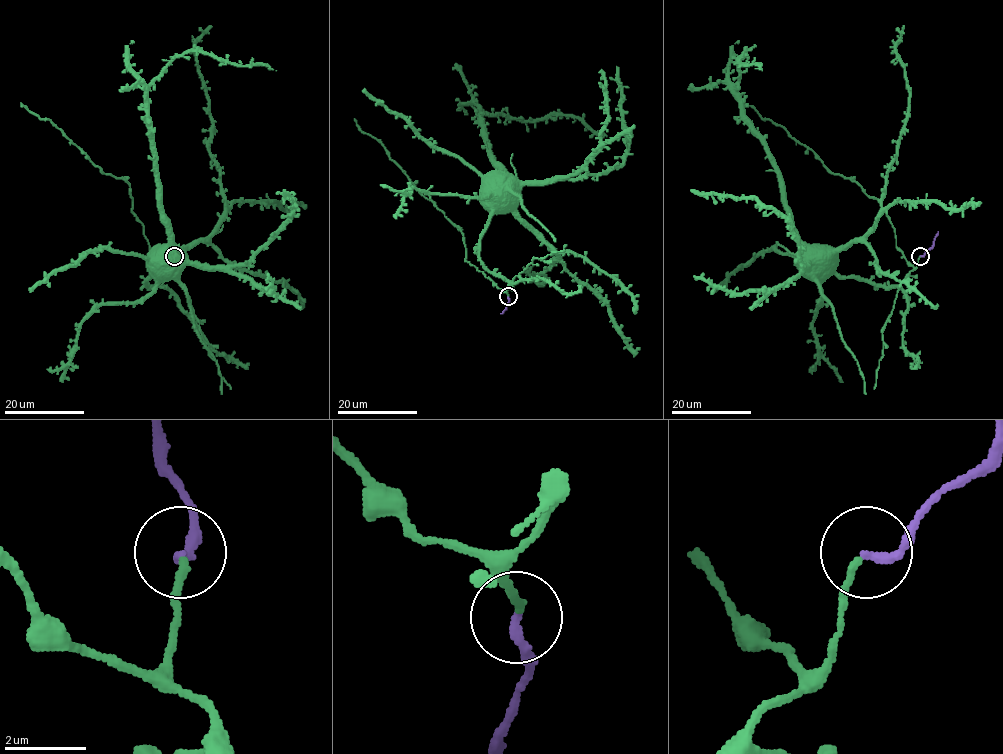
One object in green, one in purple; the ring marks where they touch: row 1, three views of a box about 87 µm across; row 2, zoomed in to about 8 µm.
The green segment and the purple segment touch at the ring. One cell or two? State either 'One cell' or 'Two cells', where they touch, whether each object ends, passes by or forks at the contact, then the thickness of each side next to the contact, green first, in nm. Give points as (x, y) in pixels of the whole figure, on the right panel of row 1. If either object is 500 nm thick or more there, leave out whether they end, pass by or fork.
One cell. Place: (920, 256). At the ring green ends. At the ring purple ends. Thickness 170 nm (green) against 240 nm

